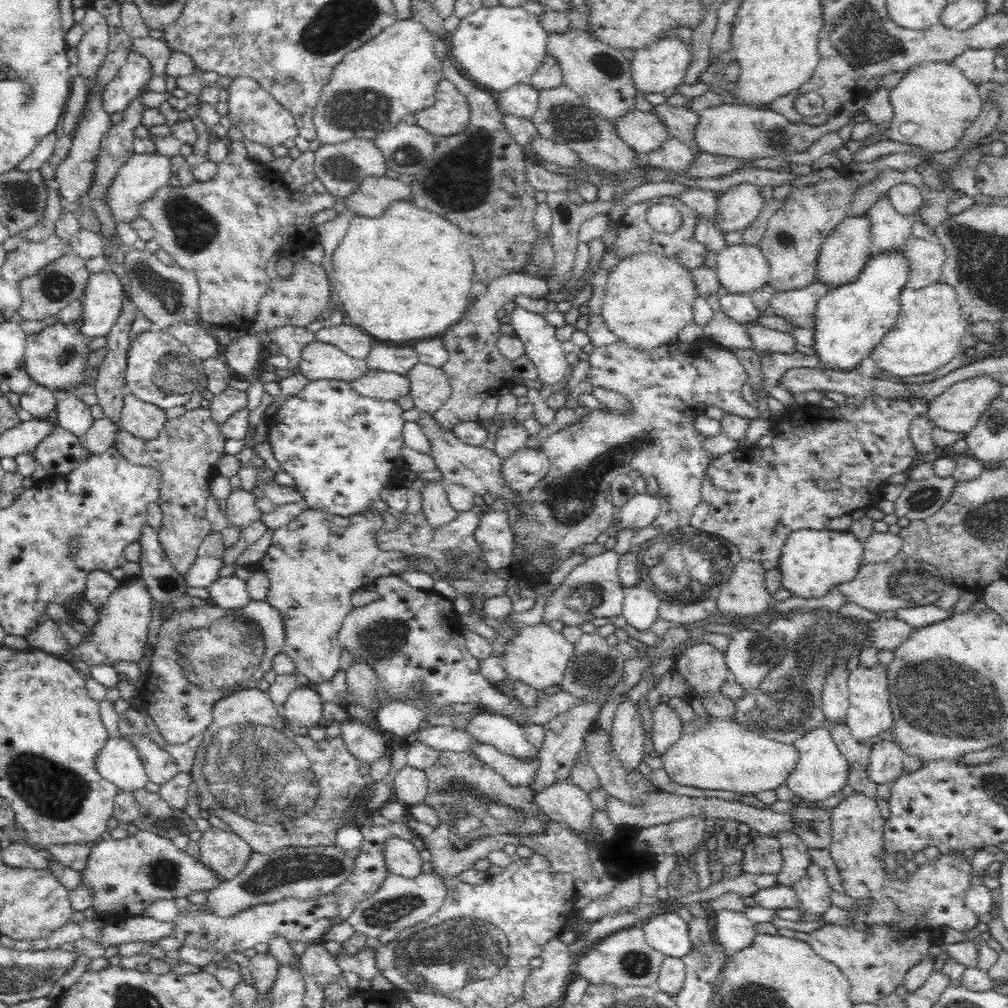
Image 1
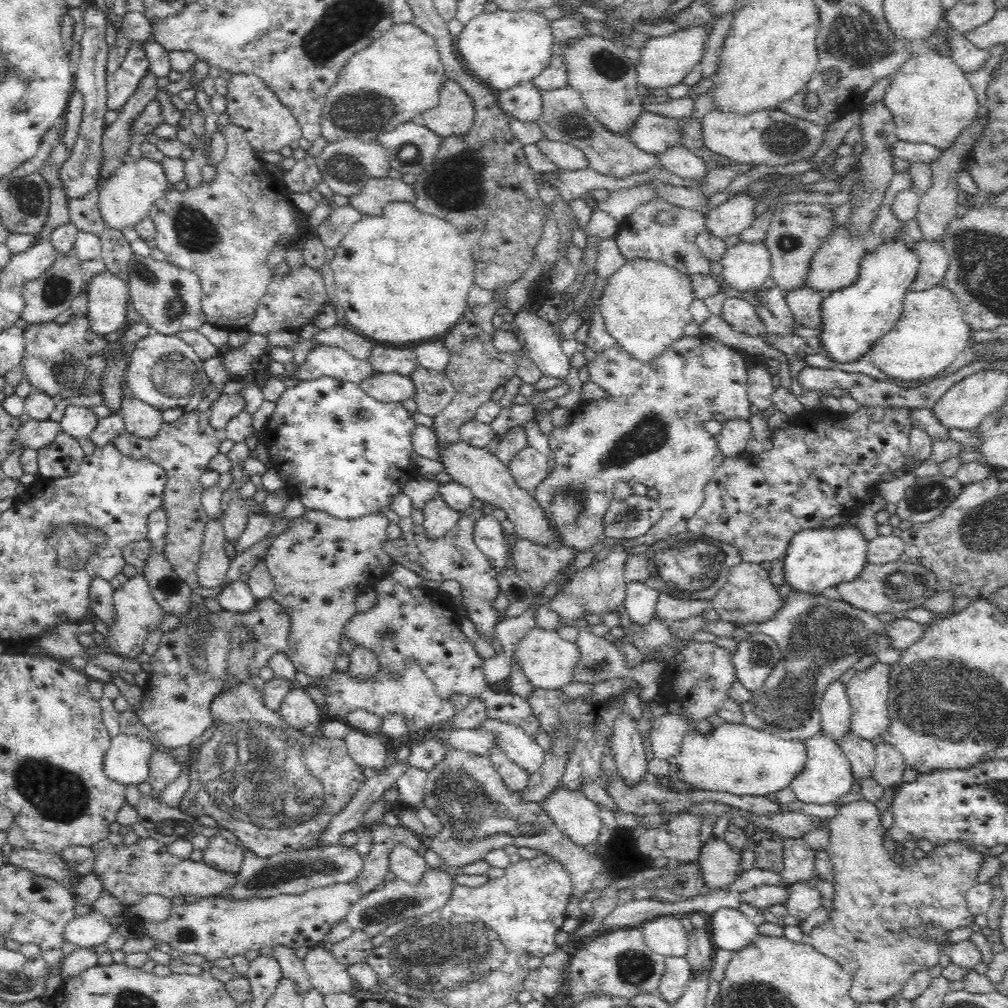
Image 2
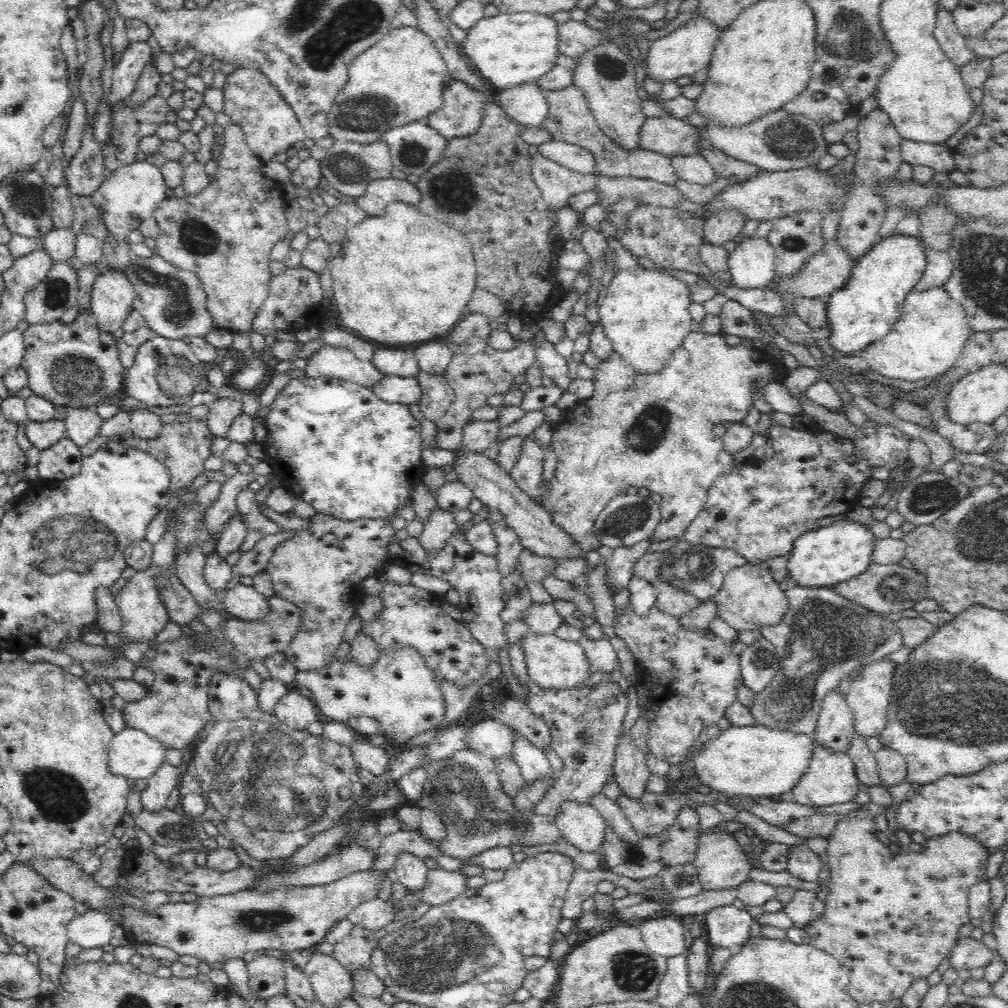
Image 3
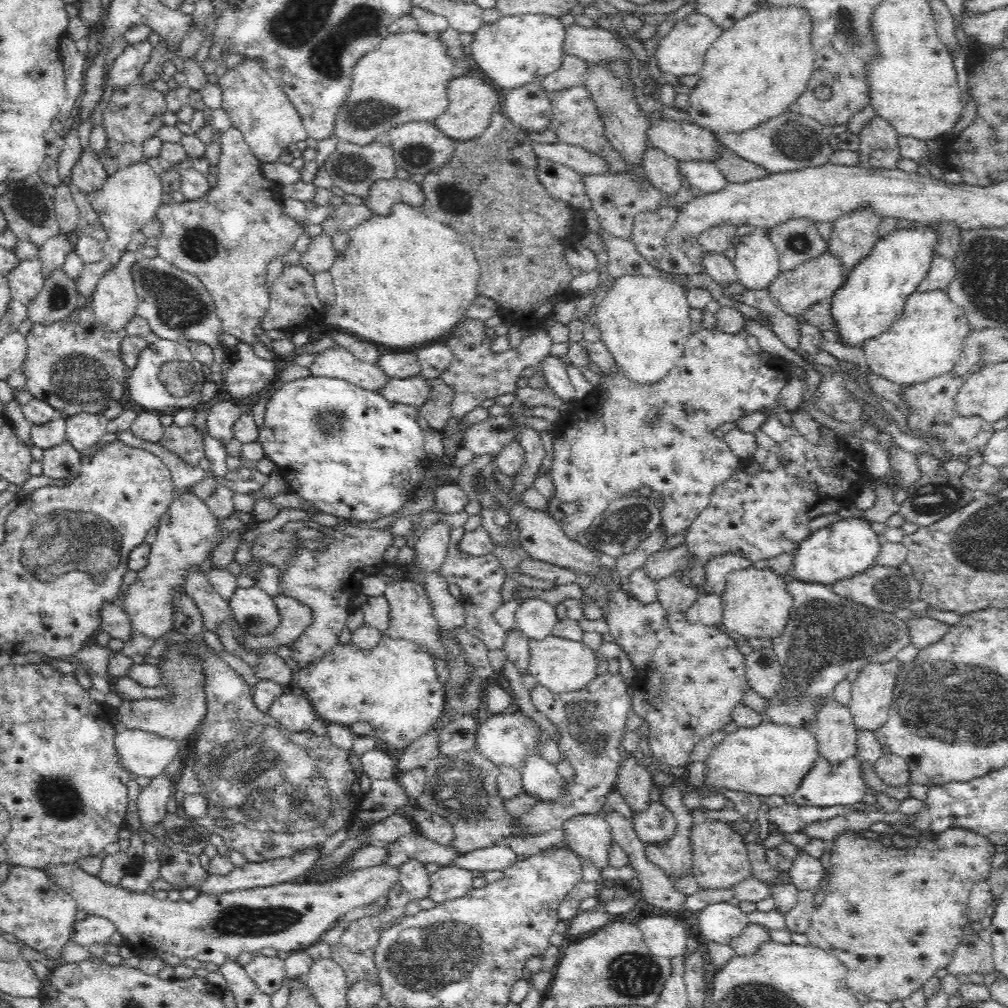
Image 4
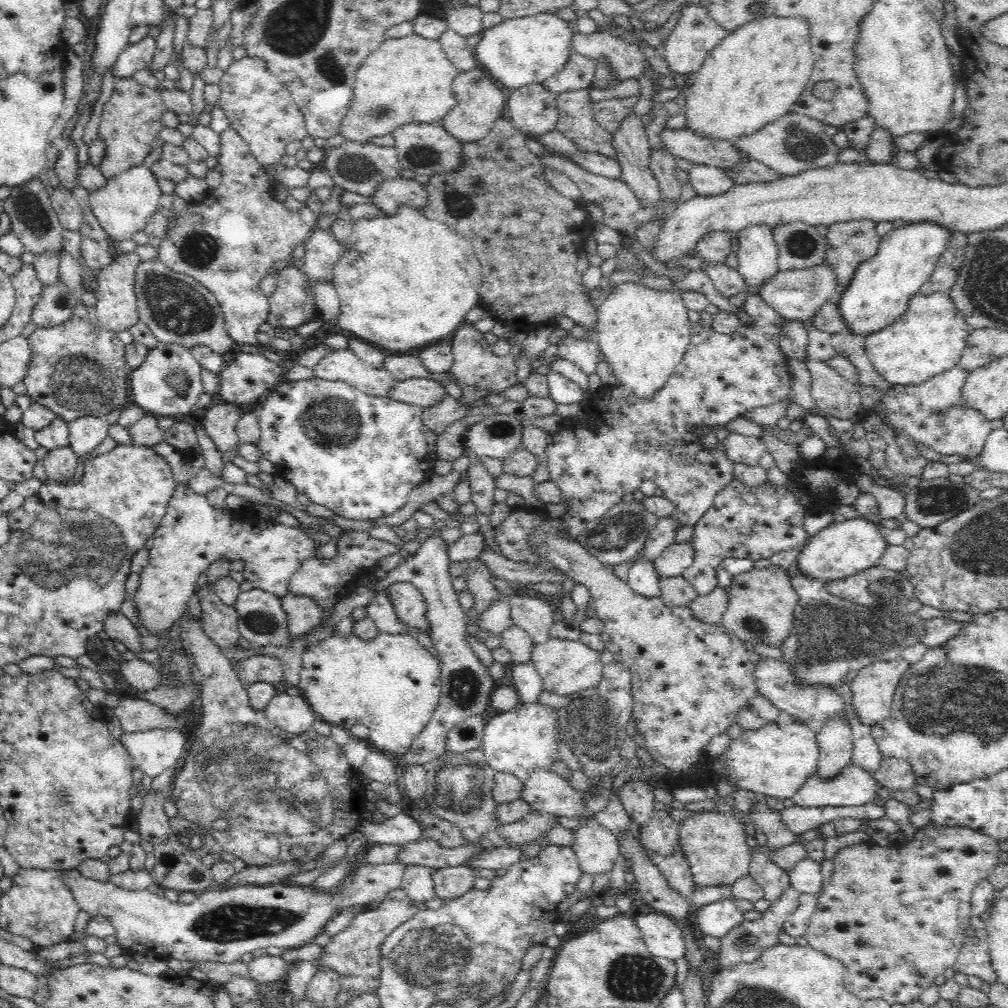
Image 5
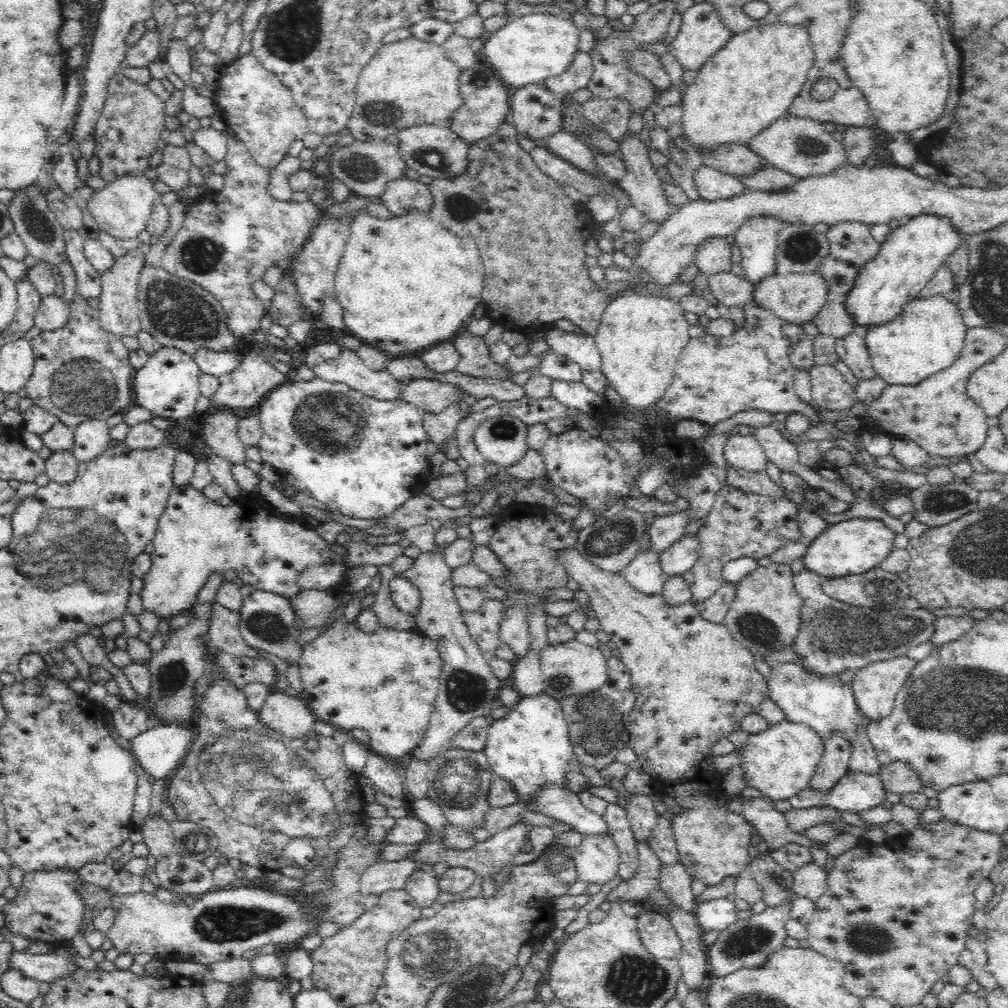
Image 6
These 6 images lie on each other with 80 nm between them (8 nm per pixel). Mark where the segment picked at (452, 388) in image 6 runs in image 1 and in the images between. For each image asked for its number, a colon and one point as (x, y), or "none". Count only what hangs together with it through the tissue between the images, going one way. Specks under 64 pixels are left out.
1: (378, 385)
2: (388, 387)
3: (393, 389)
4: (416, 391)
5: (425, 392)

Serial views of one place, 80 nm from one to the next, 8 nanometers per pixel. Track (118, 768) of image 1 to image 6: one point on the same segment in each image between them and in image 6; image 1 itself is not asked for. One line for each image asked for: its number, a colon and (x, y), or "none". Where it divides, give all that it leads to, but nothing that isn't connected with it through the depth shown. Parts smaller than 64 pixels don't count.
2: (127, 761)
3: (134, 754)
4: (143, 753)
5: (154, 751)
6: (158, 750)

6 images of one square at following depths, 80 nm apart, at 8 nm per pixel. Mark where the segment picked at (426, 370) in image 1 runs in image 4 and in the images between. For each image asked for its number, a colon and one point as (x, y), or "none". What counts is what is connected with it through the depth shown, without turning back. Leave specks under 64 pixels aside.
2: (434, 391)
3: (437, 396)
4: (437, 411)

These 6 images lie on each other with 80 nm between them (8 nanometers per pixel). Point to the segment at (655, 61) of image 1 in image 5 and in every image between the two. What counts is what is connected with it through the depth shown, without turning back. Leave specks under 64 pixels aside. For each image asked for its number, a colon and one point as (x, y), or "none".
2: (664, 61)
3: (686, 50)
4: (682, 51)
5: (696, 33)

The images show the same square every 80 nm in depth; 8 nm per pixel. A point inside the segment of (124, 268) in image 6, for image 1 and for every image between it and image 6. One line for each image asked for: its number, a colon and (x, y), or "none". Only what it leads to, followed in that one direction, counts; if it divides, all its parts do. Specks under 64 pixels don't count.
1: (102, 302)
2: (108, 295)
3: (112, 301)
4: (114, 301)
5: (117, 310)

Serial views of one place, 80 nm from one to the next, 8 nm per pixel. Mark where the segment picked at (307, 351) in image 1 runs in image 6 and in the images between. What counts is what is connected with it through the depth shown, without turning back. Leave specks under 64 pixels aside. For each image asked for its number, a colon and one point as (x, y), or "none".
2: (334, 362)
3: (329, 361)
4: (337, 363)
5: (341, 365)
6: (349, 369)

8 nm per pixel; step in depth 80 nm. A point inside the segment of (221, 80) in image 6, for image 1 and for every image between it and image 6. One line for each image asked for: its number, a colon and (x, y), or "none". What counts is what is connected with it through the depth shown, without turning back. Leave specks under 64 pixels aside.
1: (263, 120)
2: (269, 125)
3: (251, 101)
4: (257, 106)
5: (260, 109)

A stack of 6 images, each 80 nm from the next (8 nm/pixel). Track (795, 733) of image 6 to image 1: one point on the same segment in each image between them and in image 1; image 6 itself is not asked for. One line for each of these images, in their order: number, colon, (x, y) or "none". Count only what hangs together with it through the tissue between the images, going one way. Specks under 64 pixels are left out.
1: (716, 754)
2: (735, 758)
3: (758, 761)
4: (768, 759)
5: (775, 760)

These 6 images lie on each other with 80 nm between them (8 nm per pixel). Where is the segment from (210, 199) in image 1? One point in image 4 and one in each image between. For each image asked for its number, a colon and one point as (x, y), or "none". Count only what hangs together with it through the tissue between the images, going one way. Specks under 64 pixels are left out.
2: (224, 230)
3: (225, 234)
4: (227, 238)

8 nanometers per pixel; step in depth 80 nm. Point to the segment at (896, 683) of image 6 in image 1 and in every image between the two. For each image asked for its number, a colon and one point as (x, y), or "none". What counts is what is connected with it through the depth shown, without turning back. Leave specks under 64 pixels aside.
1: (869, 713)
2: (868, 690)
3: (869, 696)
4: (871, 693)
5: (873, 688)

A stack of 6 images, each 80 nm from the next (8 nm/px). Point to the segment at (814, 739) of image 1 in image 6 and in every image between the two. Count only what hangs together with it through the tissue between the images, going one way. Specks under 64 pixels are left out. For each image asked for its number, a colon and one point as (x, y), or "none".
2: (827, 776)
3: (830, 778)
4: (825, 785)
5: (854, 786)
6: (856, 792)

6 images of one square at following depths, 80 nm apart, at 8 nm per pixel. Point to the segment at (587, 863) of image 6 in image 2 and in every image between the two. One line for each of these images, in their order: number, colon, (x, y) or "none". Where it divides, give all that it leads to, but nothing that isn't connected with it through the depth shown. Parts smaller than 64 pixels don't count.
2: (576, 816)
3: (582, 826)
4: (589, 836)
5: (597, 849)

